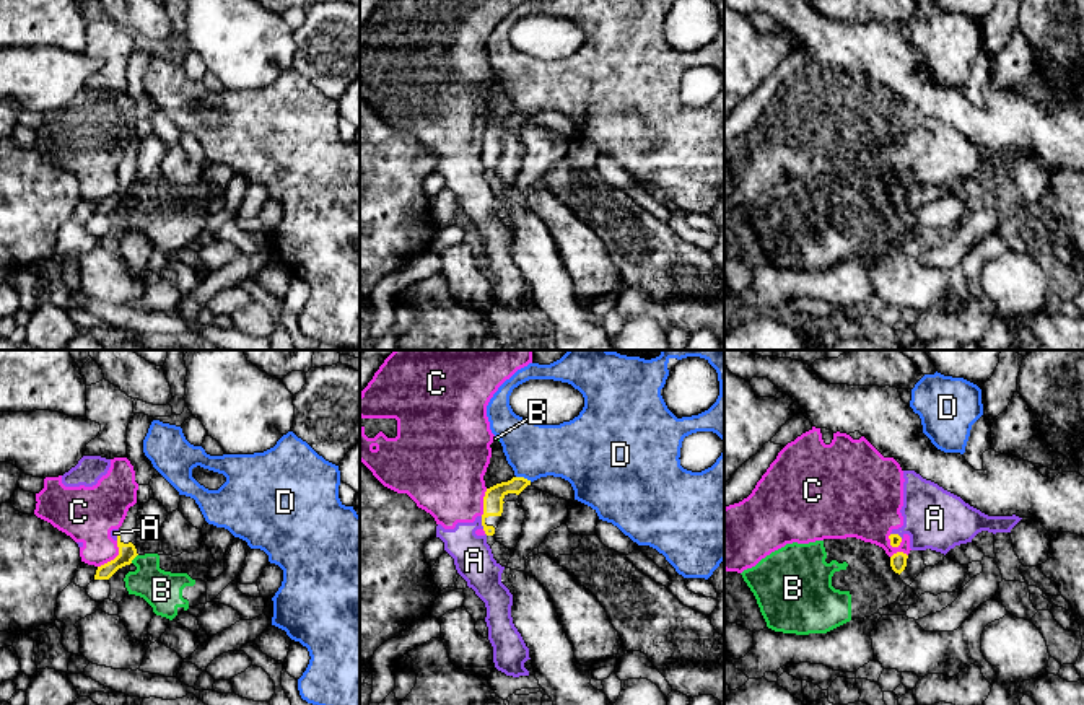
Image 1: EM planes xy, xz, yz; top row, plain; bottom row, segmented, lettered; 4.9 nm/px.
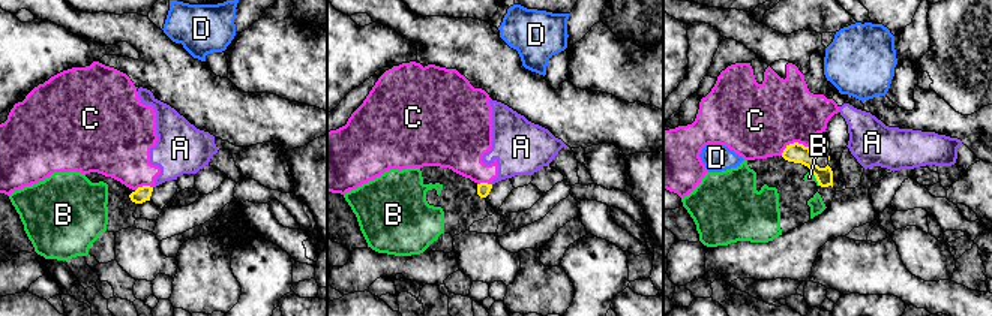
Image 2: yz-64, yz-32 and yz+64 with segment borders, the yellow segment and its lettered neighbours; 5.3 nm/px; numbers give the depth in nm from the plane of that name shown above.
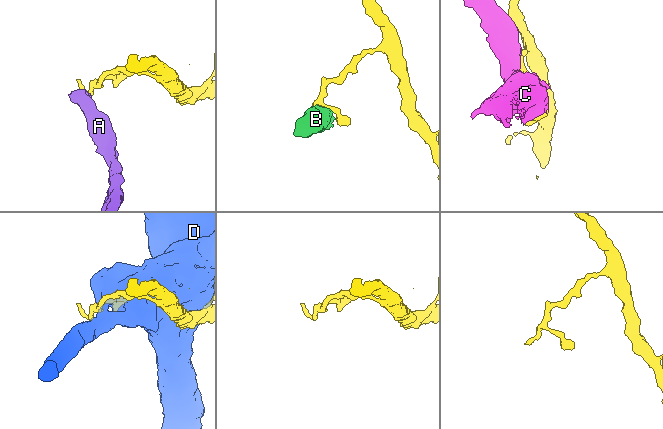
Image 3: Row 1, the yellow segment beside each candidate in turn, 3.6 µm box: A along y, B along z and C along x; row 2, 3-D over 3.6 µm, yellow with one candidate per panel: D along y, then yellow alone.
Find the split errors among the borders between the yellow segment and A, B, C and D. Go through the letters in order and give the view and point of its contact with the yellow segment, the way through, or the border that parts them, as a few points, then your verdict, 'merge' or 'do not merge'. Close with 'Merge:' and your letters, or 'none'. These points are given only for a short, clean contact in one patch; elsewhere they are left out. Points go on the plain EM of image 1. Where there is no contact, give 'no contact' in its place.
A: contact xz (482, 158); do not merge
B: contact xy (134, 192); border xy (137, 189), (131, 197); do not merge
C: contact xy (116, 192); do not merge
D: contact xz (523, 113); do not merge
Merge: none

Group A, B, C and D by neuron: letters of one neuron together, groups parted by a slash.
A C / B / D

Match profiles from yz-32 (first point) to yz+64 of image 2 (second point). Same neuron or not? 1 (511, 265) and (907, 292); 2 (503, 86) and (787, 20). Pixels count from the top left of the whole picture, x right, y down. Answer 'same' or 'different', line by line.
1: same
2: different

